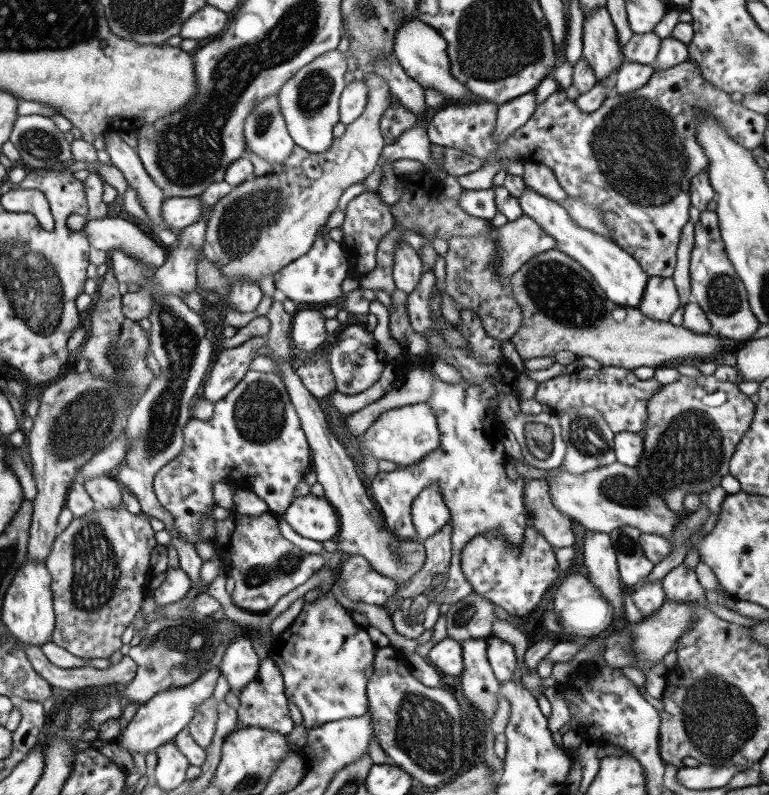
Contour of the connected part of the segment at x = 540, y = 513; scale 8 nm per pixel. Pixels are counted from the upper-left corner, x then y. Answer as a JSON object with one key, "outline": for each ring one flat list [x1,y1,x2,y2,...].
{"outline":[[529,479,523,484,523,505,529,511,527,527,533,527,553,548,573,544,571,519,555,509,545,479]]}

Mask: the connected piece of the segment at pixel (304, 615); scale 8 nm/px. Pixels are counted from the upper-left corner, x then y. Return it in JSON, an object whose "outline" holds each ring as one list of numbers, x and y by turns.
{"outline":[[329,592,329,595,325,593,316,602,304,604,290,626,267,644,266,653,279,669,287,701,299,710,302,725,310,729,324,722,360,717,368,712,366,684,372,673,373,657,377,648,369,639,365,628,355,624,346,609]]}

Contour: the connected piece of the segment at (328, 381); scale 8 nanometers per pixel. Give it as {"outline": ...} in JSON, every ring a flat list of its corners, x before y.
{"outline":[[325,352,311,354,311,360,297,367,295,373,303,386,316,398,325,397,334,392,334,378]]}

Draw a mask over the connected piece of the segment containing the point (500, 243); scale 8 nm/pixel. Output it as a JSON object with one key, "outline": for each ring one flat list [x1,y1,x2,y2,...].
{"outline":[[521,216,498,228,495,248,499,255,497,273,501,277,516,276,517,270,527,260,546,250,555,249,555,239,543,232,529,216]]}

